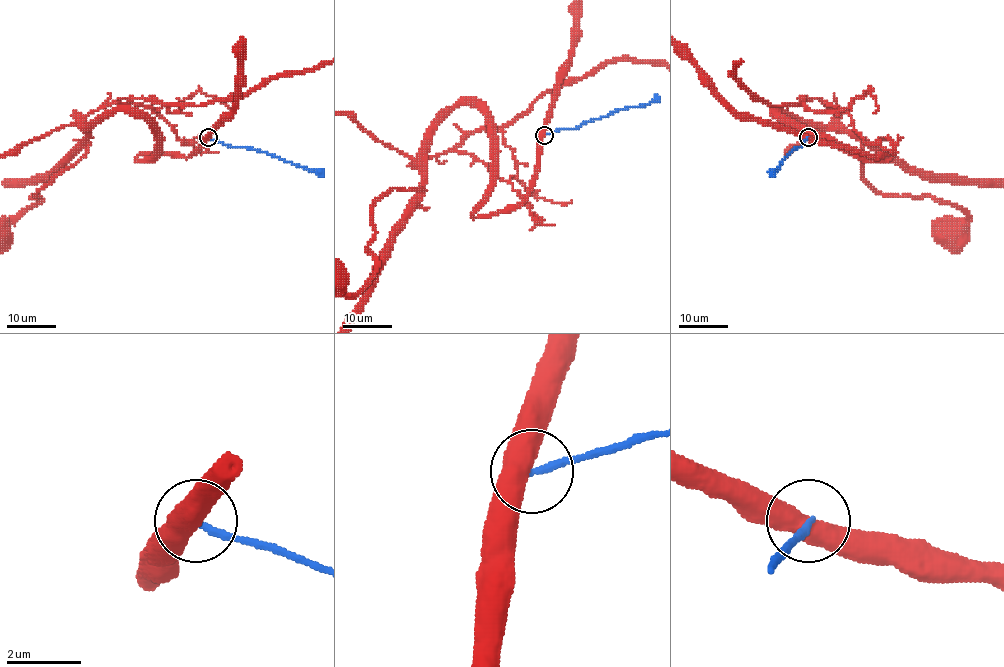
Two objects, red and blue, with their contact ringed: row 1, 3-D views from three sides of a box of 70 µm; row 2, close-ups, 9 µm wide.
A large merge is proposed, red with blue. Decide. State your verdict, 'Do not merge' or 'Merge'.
Do not merge

